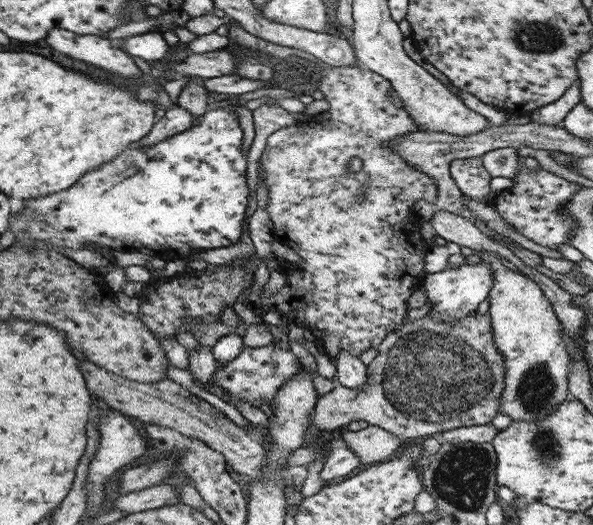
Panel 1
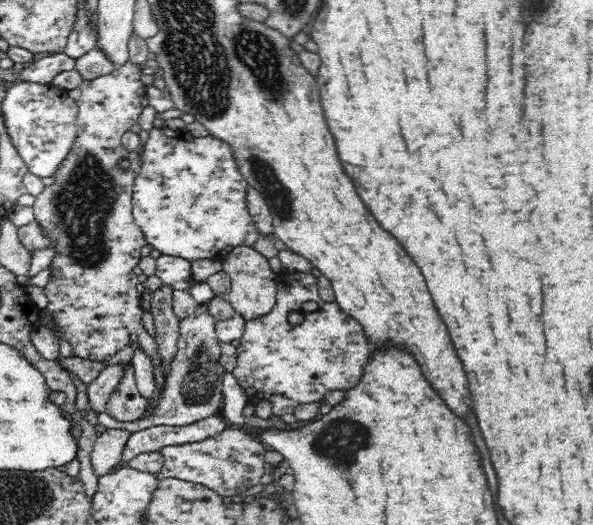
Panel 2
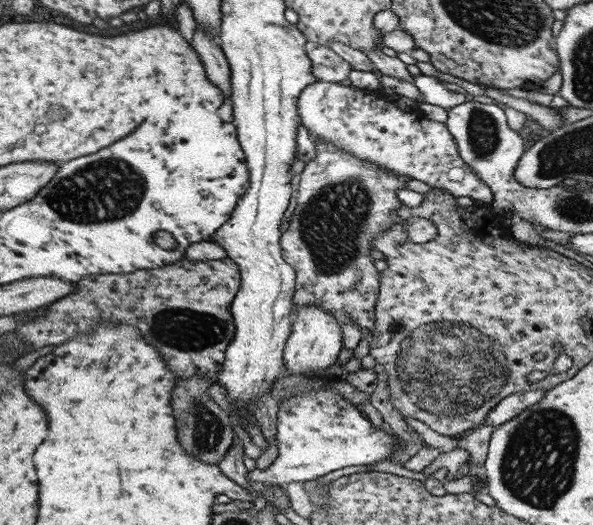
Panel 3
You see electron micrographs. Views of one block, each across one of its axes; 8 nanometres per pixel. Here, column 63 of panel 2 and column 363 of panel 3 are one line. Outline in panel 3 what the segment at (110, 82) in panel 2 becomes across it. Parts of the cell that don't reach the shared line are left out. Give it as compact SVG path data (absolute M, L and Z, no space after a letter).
M313 141L315 157L299 173L295 207L289 226L281 233L279 242L282 259L293 267L295 273L292 315L303 305L317 305L333 315L339 324L351 317L351 321L359 327L361 336L371 336L375 325L374 304L378 299L380 273L376 271L369 251L373 249L372 240L375 235L389 229L389 225L400 222L397 207L401 202L395 191L407 188L406 181L411 178L393 174L389 170L385 172L369 162L357 160L339 151L333 144Z

